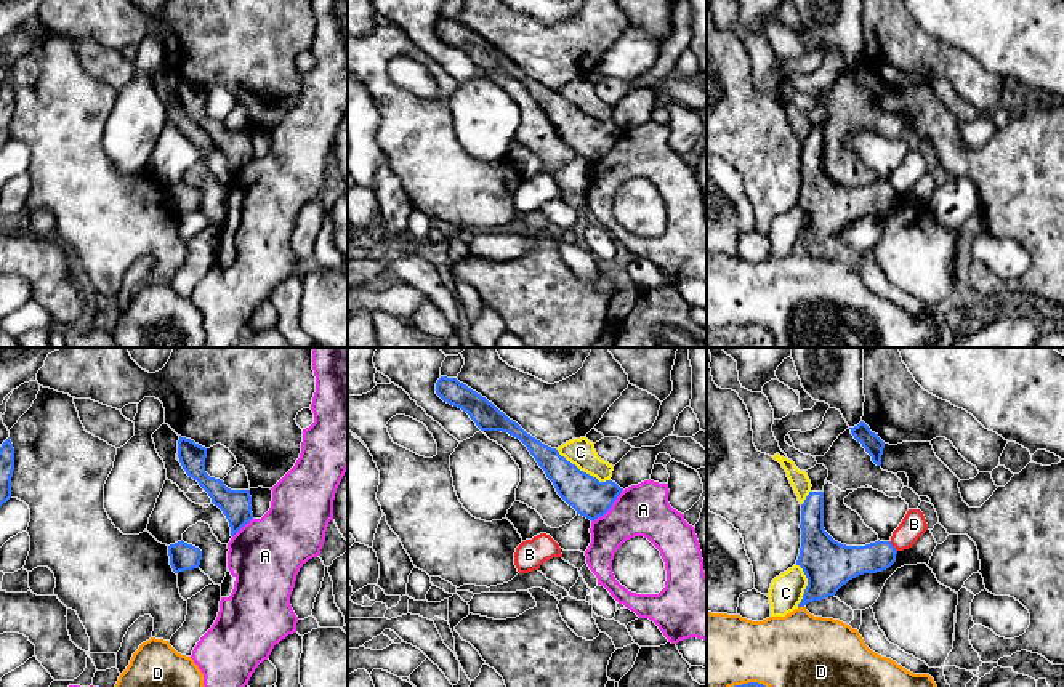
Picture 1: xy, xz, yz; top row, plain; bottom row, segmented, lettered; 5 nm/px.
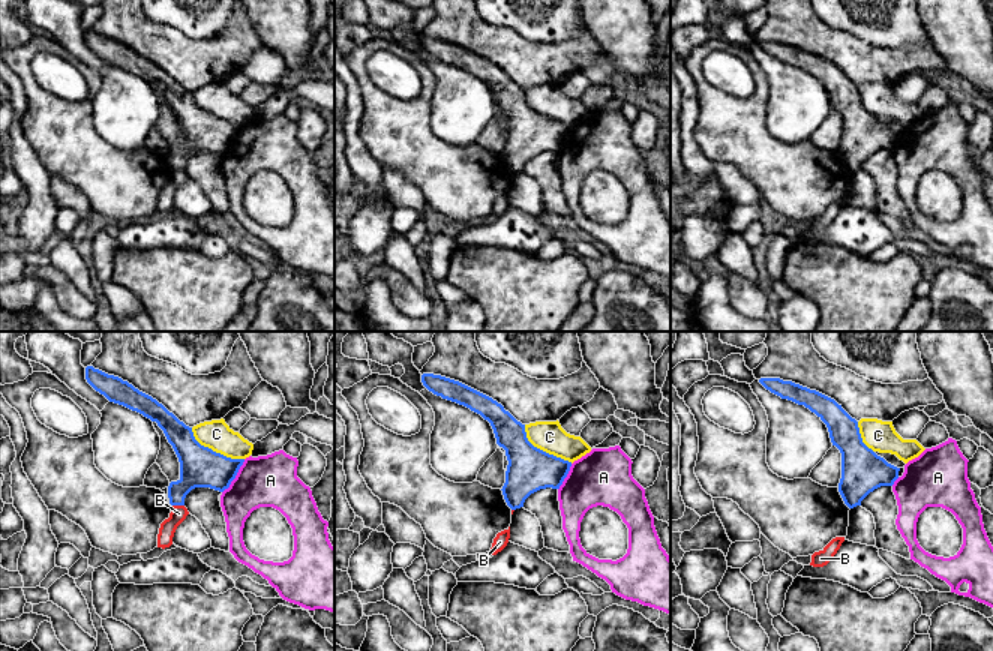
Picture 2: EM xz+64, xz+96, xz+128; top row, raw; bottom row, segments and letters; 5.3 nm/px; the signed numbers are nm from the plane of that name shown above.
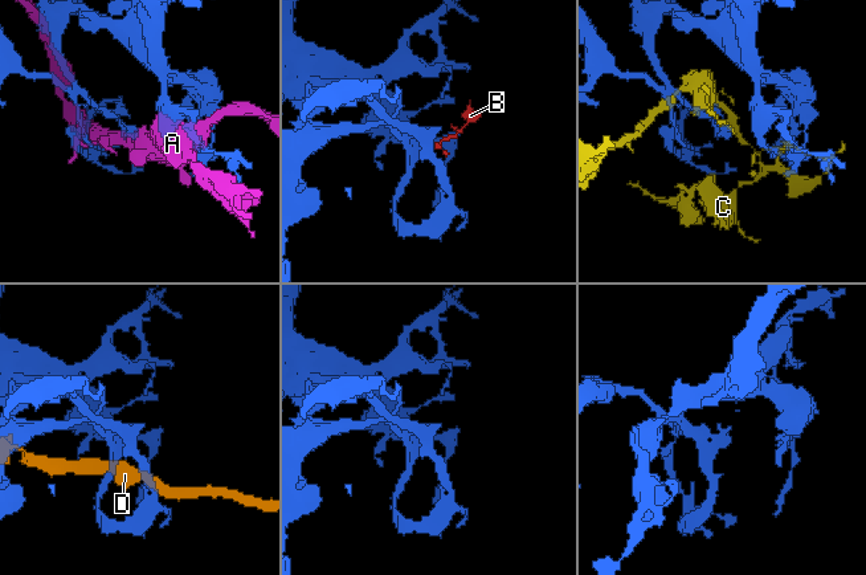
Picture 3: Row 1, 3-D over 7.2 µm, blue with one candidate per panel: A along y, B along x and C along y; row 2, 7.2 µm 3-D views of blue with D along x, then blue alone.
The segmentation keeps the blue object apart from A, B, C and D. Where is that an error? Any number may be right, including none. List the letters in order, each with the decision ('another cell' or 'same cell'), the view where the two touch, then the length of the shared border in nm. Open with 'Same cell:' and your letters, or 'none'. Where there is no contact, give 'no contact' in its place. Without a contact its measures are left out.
Same cell: none
A: another cell; contact in xz; length 240 nm
B: another cell; contact in yz; length 70 nm
C: another cell; contact in xz; length 320 nm
D: another cell; contact in yz; length 280 nm

